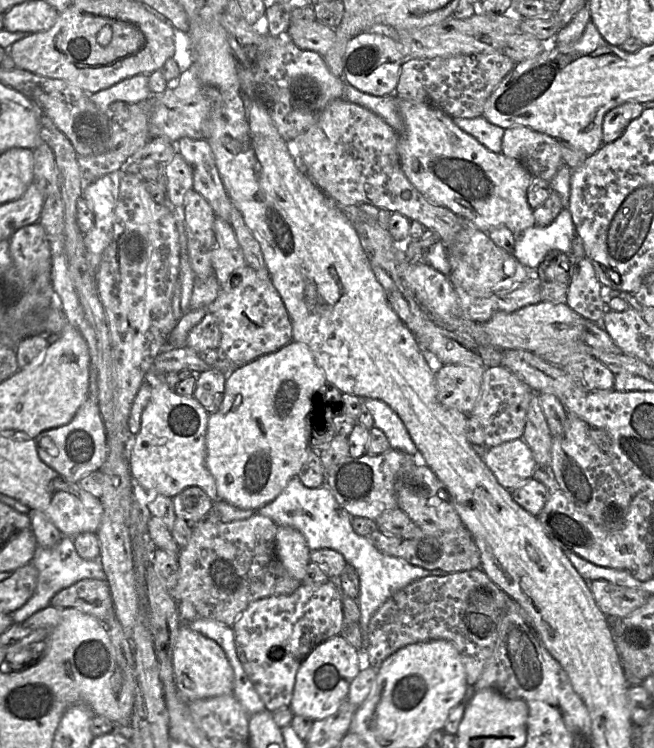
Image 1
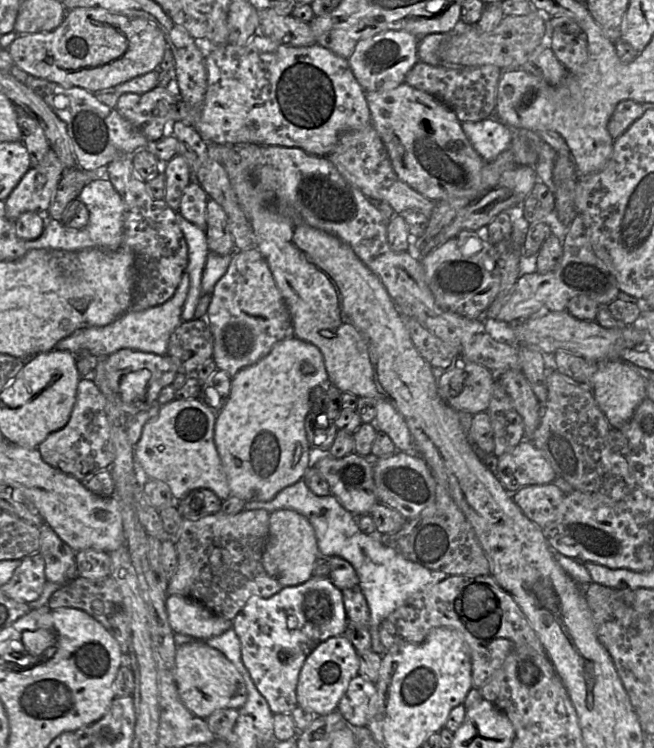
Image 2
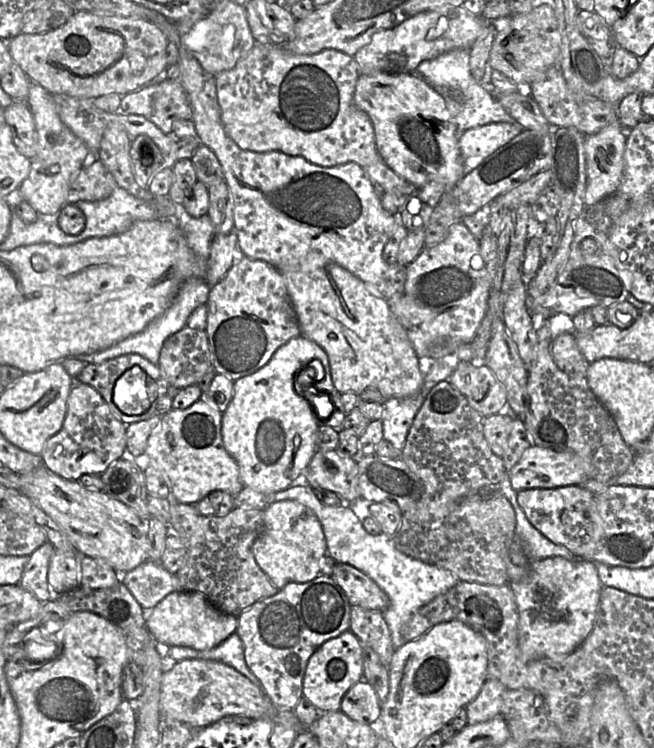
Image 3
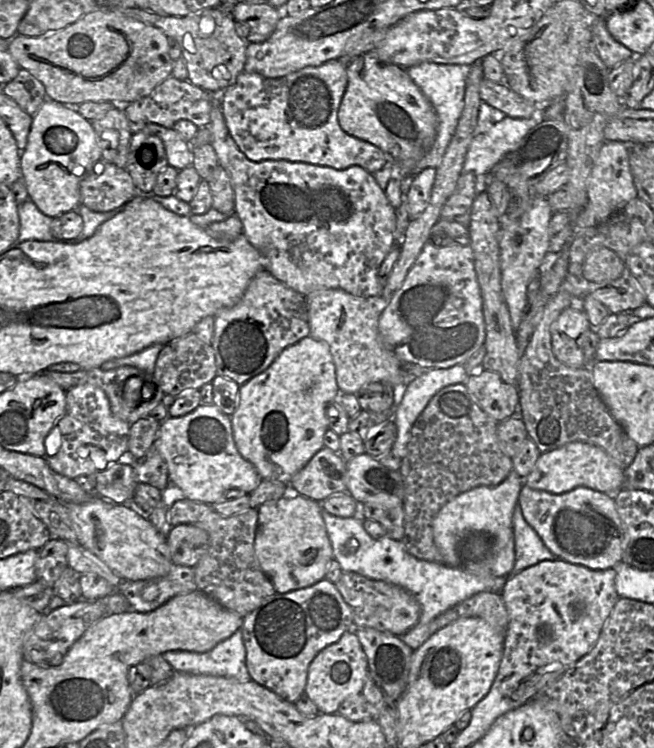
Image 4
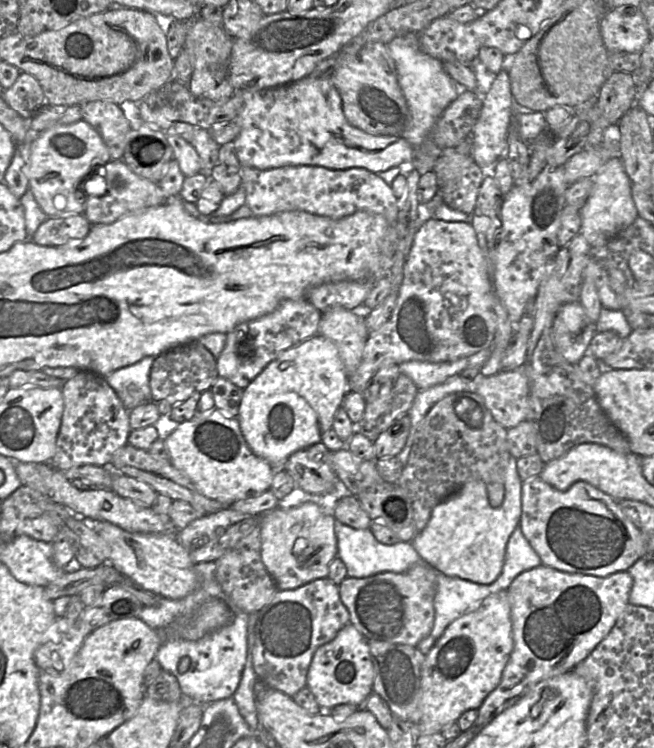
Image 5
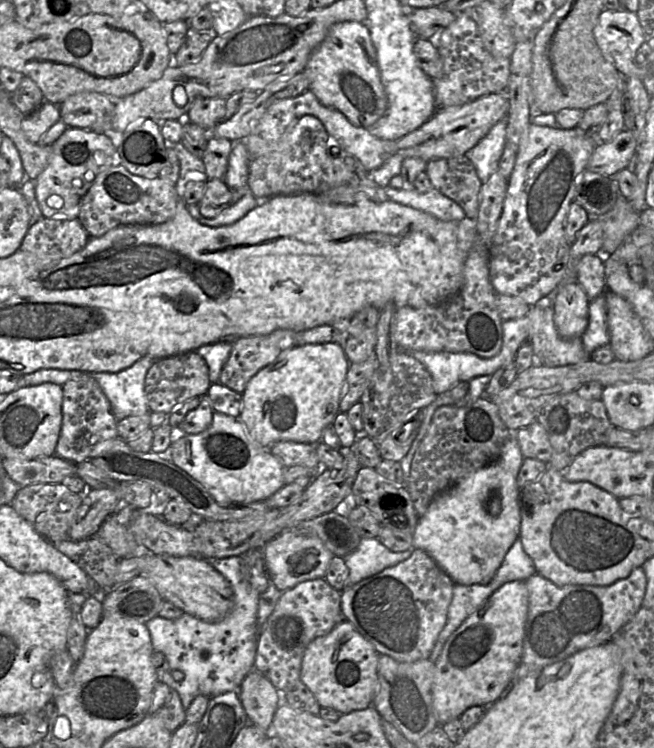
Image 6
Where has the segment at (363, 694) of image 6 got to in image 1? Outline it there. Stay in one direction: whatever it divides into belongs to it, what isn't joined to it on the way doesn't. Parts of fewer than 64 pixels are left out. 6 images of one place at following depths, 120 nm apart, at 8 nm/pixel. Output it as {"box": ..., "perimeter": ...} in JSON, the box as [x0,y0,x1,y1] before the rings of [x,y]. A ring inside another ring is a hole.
{"box":[290,634,362,721],"perimeter":[[[340,634],[317,645],[300,665],[290,709],[294,715],[309,717],[314,721],[332,714],[347,700],[350,685],[362,670],[362,656]]]}

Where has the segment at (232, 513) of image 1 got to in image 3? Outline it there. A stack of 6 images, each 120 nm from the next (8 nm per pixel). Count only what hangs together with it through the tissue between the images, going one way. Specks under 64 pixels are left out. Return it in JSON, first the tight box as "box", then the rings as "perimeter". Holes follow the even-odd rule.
{"box":[272,485,460,649],"perimeter":[[[309,485],[289,486],[276,492],[272,501],[295,500],[313,511],[318,518],[325,537],[327,554],[336,563],[349,564],[369,576],[388,595],[390,605],[383,617],[390,629],[395,649],[405,645],[402,628],[411,616],[422,606],[438,595],[445,593],[460,580],[456,575],[443,568],[427,564],[399,551],[392,536],[371,535],[362,526],[362,521],[347,503],[337,506],[323,504]]]}

